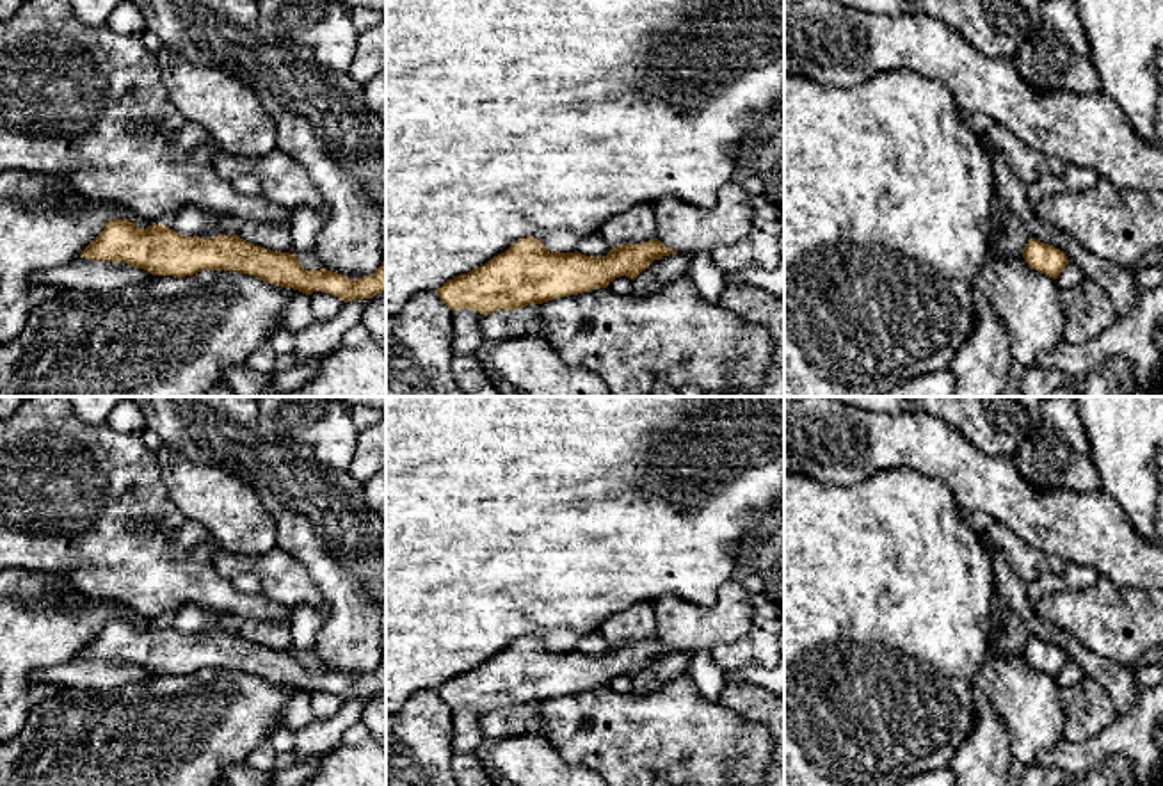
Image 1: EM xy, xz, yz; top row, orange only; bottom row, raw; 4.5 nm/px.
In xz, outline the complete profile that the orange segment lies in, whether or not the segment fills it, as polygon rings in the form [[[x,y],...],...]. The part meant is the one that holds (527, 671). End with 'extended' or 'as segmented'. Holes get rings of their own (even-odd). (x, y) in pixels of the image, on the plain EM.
[[[526,635],[485,663],[446,679],[436,692],[452,710],[491,713],[606,686],[621,674],[635,678],[654,658],[669,653],[678,649],[658,637],[617,644],[606,654],[594,656],[578,649],[549,651],[541,638]]]; as segmented

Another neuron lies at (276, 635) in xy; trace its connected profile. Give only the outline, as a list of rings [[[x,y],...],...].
[[[245,621],[240,626],[238,635],[270,649],[293,653],[288,622]]]

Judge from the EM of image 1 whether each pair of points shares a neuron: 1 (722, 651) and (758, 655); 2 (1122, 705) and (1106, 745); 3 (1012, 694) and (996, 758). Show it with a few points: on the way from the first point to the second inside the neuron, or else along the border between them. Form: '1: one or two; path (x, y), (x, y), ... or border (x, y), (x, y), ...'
1: one; path (731, 655), (749, 655)
2: two; border (1144, 690), (1119, 715)
3: two; border (980, 690), (1003, 722), (1012, 756)

